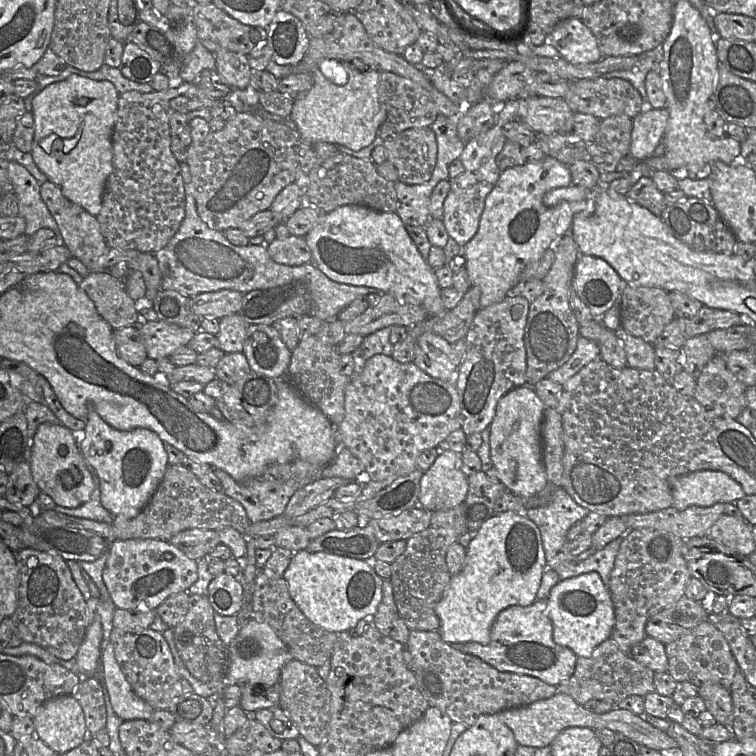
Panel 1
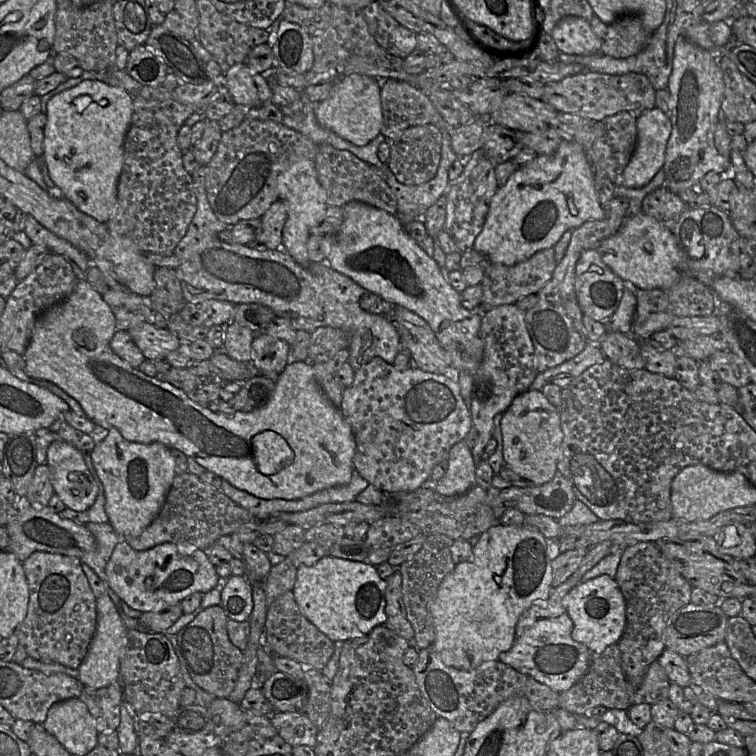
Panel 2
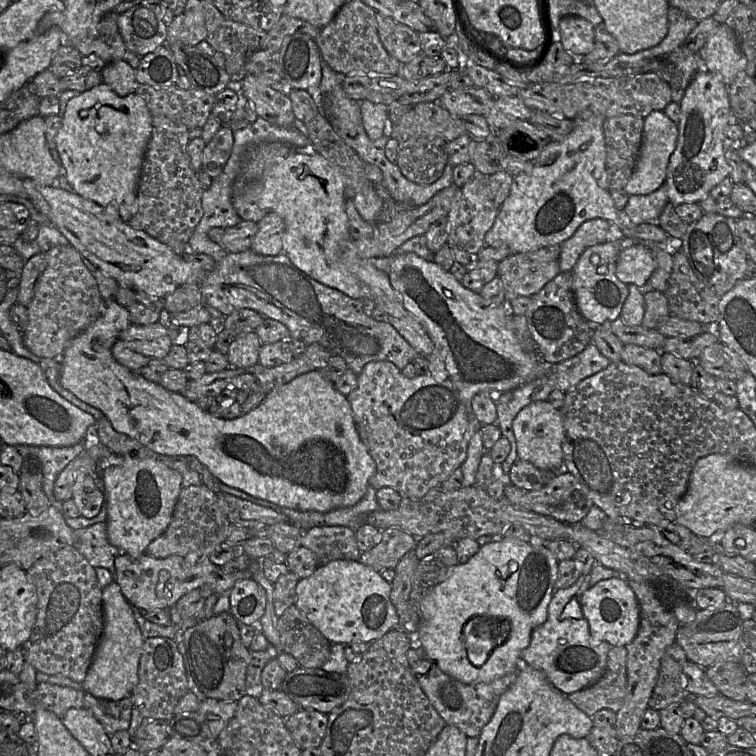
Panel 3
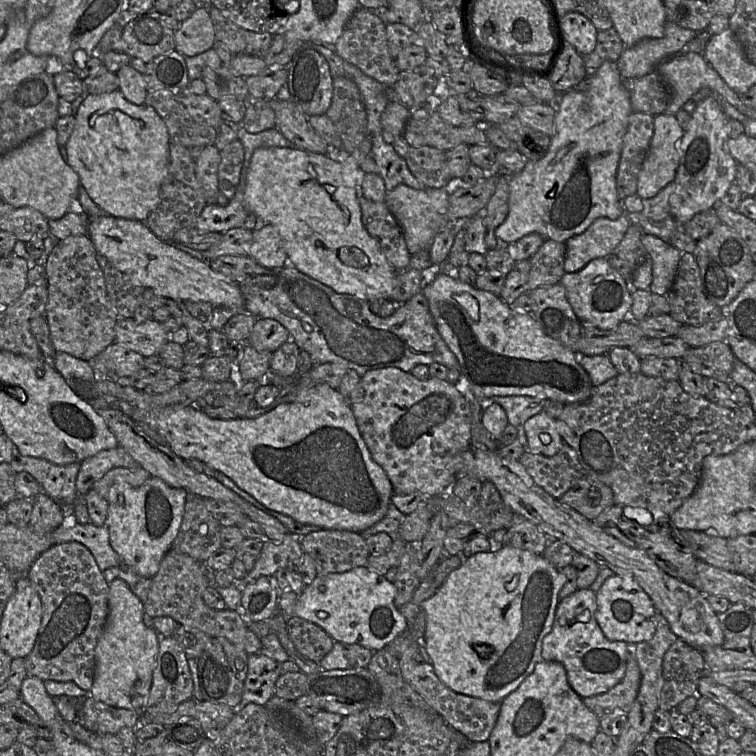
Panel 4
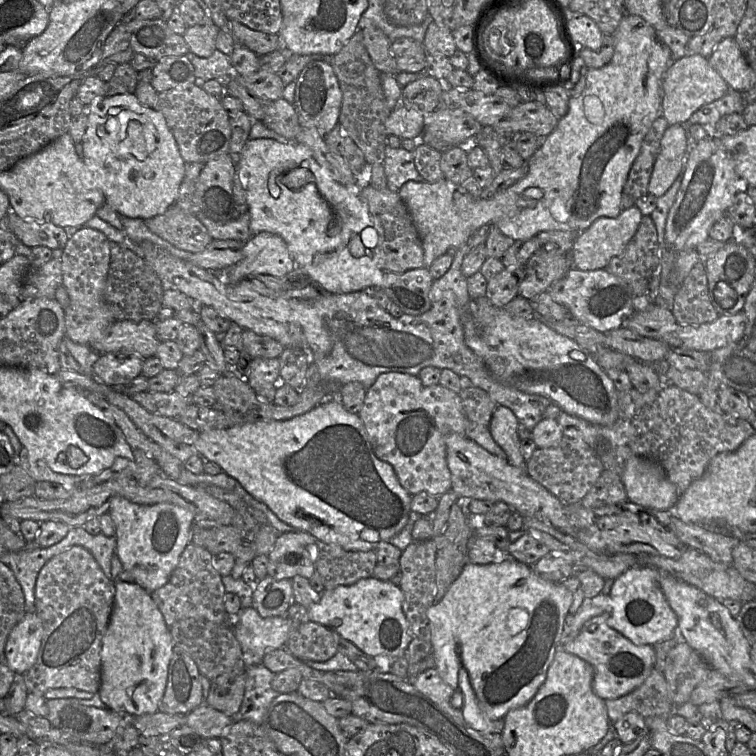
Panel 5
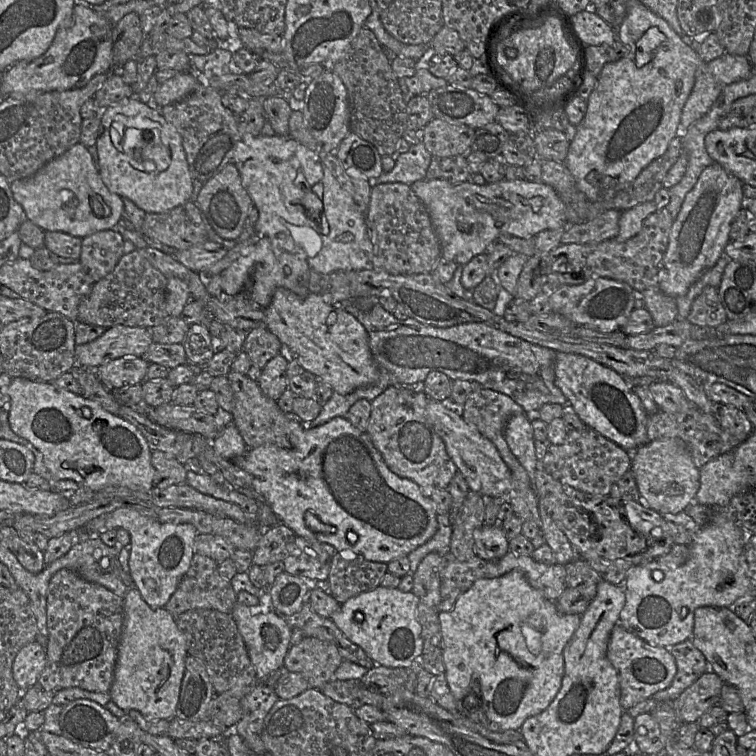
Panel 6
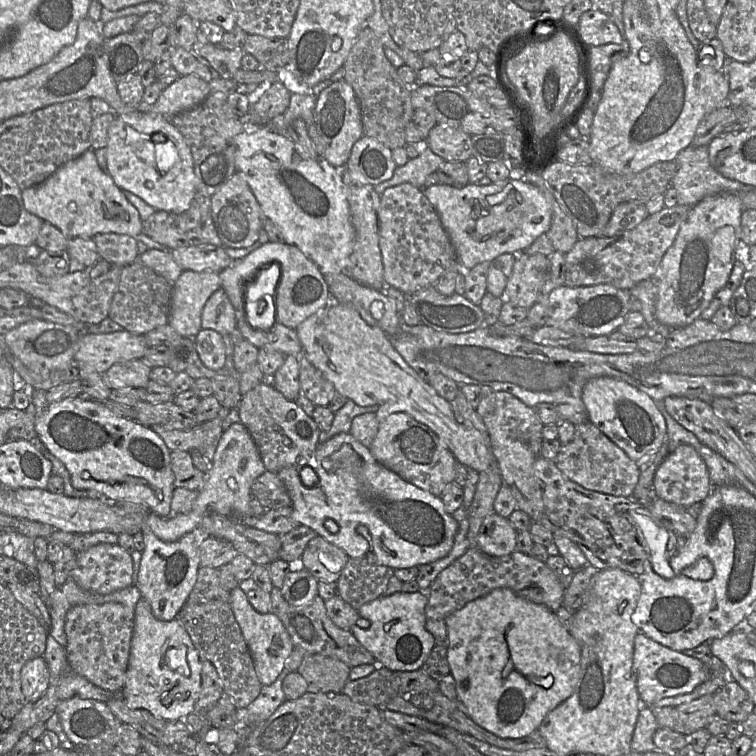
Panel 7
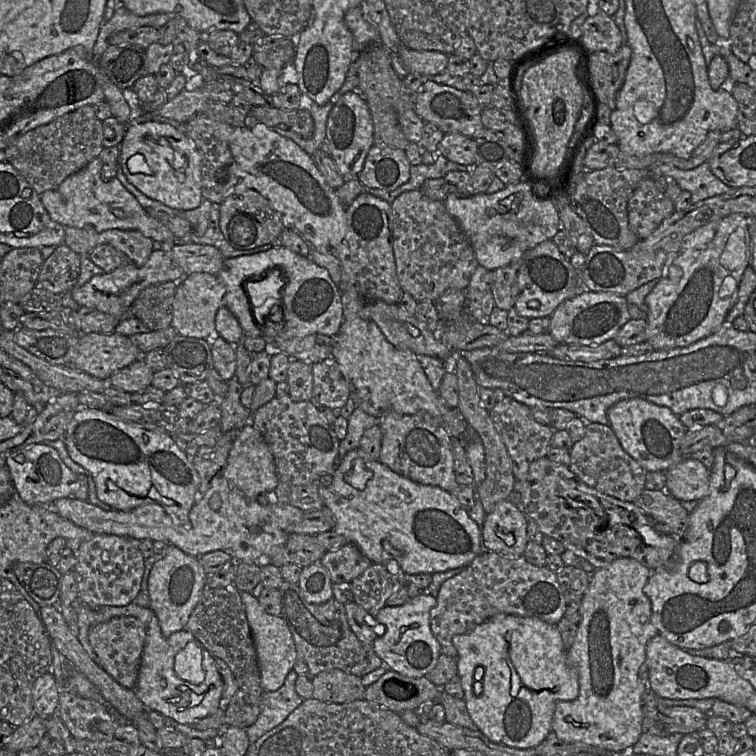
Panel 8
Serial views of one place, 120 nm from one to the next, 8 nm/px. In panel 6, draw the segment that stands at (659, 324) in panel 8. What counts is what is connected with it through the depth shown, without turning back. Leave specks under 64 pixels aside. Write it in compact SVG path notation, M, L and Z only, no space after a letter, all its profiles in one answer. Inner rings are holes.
M715 162L702 171L695 186L687 193L670 230L657 285L663 294L672 298L685 296L692 284L718 262L724 254L726 245L731 241L729 237L731 223L742 209L744 199L743 182L720 164Z

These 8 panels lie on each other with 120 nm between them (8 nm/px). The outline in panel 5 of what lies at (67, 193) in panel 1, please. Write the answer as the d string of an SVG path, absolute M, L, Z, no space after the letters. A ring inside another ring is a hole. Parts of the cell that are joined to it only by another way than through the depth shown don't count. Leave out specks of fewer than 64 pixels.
M116 94L112 96L104 96L93 100L86 109L86 115L88 118L87 129L82 138L81 143L76 143L76 152L84 161L86 167L92 174L94 180L101 189L105 205L115 210L121 217L128 216L131 218L140 218L147 220L153 218L159 214L164 213L171 205L174 204L181 182L185 177L186 162L182 158L177 142L171 130L169 129L166 119L162 112L156 108L148 108L140 104L135 94Z

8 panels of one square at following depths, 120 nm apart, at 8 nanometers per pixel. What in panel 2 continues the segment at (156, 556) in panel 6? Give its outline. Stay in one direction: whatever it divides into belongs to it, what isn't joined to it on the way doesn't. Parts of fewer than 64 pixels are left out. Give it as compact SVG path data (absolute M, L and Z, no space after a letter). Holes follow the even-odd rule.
M116 428L107 429L106 437L97 443L90 456L105 491L105 511L110 525L124 538L138 537L160 512L176 476L175 460L170 448L159 442L149 444L126 440Z

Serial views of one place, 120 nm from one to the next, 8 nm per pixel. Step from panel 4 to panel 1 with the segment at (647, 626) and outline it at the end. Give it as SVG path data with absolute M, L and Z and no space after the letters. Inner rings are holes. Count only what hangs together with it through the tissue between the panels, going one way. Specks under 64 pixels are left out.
M596 572L560 580L549 592L547 608L554 642L569 648L577 657L591 656L594 649L612 635L615 609L611 593Z

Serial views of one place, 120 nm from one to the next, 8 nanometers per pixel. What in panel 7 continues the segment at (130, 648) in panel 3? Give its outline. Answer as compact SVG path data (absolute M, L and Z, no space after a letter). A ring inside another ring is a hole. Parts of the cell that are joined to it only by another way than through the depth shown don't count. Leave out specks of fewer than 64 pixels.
M144 597L137 602L134 617L128 668L119 695L130 709L146 710L166 721L184 720L193 711L201 692L199 652L182 623L178 619L156 619Z

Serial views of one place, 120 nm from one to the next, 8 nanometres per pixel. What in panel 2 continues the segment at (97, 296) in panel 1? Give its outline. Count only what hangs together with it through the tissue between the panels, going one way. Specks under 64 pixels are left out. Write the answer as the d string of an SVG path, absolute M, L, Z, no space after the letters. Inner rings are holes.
M109 288L101 296L115 316L117 330L128 331L150 320L154 312L147 299L141 298L130 291L123 292Z

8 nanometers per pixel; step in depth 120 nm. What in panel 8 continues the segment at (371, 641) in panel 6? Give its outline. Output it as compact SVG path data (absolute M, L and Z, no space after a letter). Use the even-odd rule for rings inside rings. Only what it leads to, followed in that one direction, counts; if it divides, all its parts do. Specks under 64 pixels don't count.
M422 592L416 597L409 598L401 606L386 605L377 612L375 618L385 629L384 633L374 640L372 649L387 664L389 669L412 678L425 677L434 669L441 654L441 645L433 635L430 627L430 611L436 603L437 600L434 596Z

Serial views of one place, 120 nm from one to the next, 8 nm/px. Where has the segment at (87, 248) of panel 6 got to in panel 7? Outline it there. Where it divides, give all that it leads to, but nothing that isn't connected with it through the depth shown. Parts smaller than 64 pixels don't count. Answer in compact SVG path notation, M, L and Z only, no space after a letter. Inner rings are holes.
M98 233L93 240L100 258L112 264L125 266L139 257L138 240L130 235Z

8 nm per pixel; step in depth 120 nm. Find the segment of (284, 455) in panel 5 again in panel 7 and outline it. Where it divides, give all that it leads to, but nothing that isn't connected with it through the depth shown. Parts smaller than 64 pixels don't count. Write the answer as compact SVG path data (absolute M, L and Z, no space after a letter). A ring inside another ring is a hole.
M351 433L328 437L317 446L307 466L285 467L277 476L291 498L292 518L343 550L349 558L364 559L369 564L392 569L410 568L446 557L454 545L459 525L446 512L442 499L383 466Z

